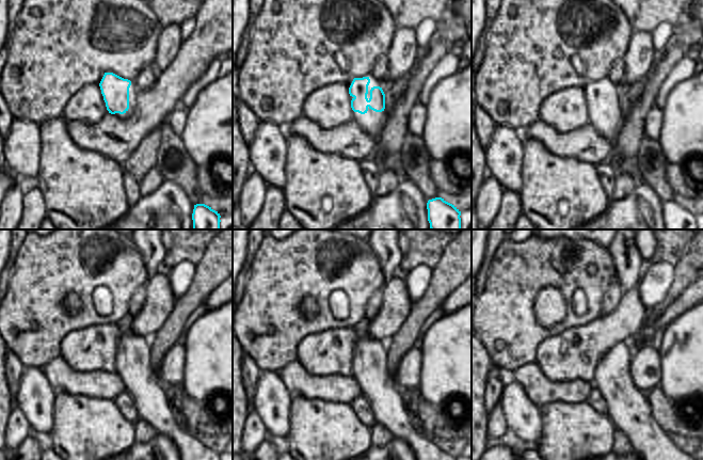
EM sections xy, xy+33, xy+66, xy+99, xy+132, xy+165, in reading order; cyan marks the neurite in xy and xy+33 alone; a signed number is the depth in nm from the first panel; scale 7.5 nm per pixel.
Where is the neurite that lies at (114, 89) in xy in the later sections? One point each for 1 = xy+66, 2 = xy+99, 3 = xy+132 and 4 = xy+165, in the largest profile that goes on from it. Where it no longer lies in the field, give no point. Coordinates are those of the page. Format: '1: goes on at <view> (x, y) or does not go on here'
1: goes on at xy+66 (598, 104)
2: goes on at xy+99 (152, 402)
3: goes on at xy+132 (387, 405)
4: goes on at xy+165 (627, 407)

